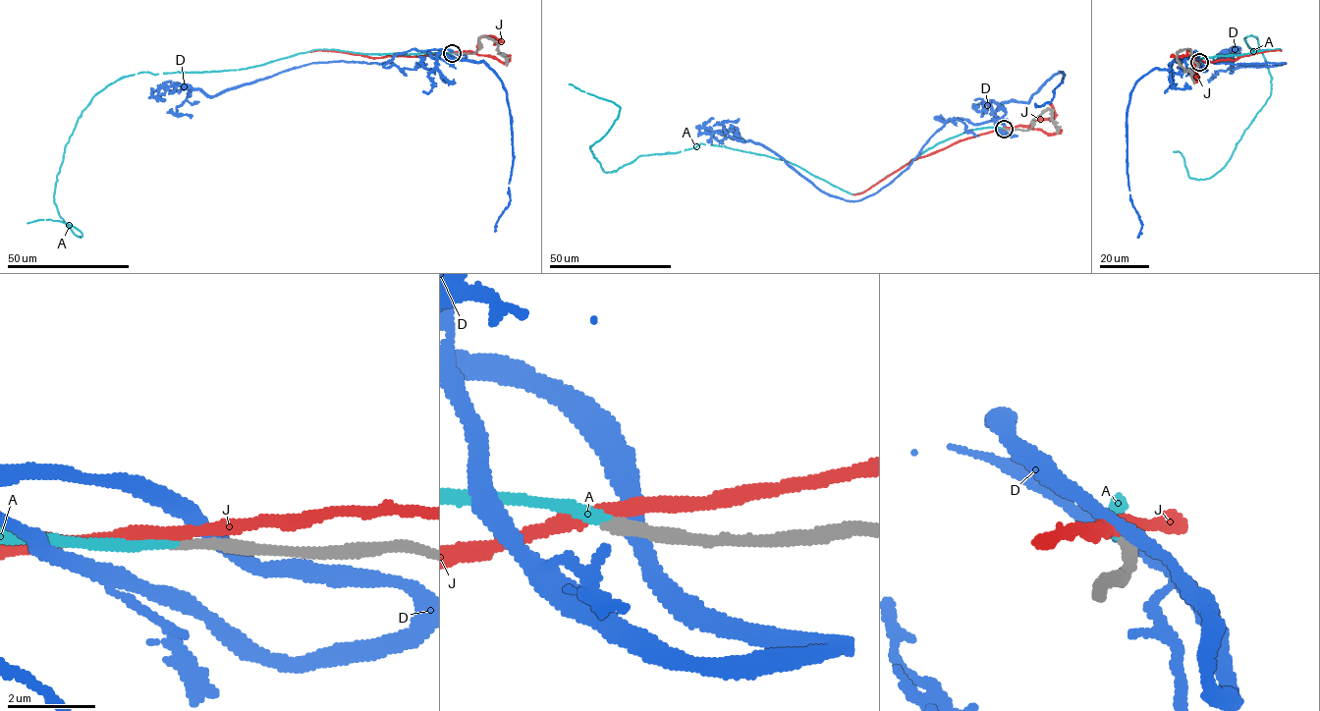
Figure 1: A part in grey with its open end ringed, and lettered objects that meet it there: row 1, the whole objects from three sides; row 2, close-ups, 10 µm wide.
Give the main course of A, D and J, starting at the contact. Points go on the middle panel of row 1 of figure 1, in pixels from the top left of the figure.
A: (1004, 129), (939, 141), (857, 193), (785, 160), (700, 143), (606, 173), (590, 147), (620, 107), (569, 84)
D: (1006, 129), (935, 118), (944, 125), (906, 170), (849, 201), (734, 131), (704, 126), (713, 118)
J: (1004, 129), (962, 139), (911, 159), (864, 191), (853, 193)

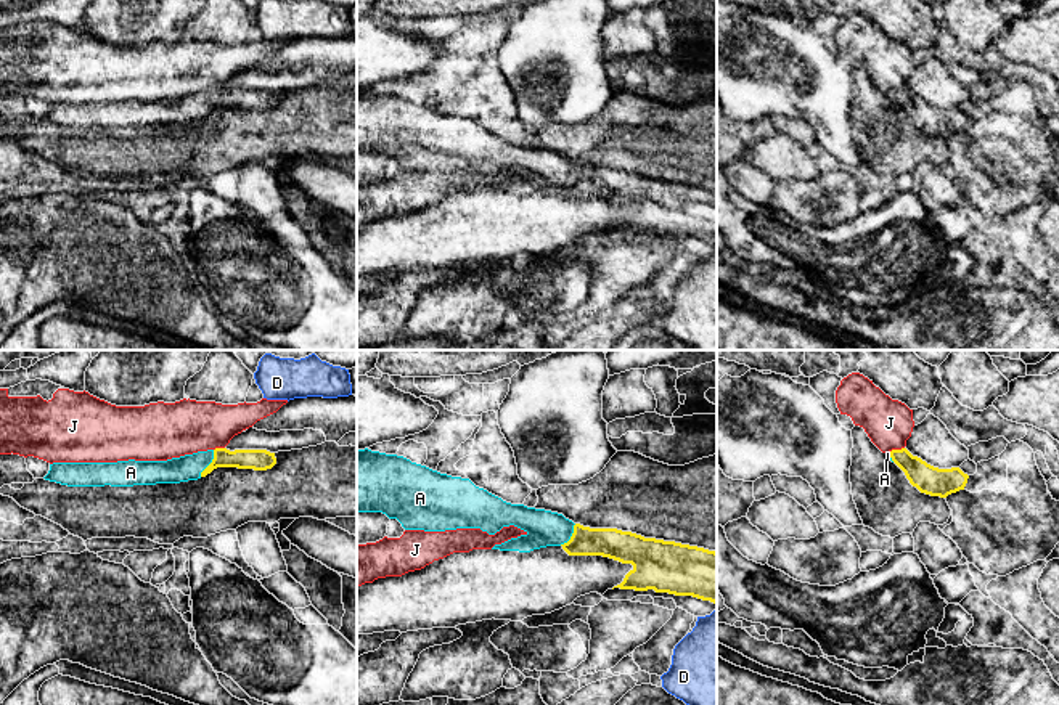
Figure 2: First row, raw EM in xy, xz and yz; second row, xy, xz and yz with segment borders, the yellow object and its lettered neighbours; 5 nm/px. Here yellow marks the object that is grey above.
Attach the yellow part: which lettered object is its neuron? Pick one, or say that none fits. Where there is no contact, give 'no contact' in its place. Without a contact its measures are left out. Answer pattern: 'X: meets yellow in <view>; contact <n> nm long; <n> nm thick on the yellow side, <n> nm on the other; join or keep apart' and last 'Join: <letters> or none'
A: meets yellow in xy; contact 150 nm long; 110 nm thick on the yellow side, 130 nm on the other; join
D: no contact; keep apart
J: meets yellow in yz; contact 90 nm long; 140 nm thick on the yellow side, 240 nm on the other; keep apart
Join: A

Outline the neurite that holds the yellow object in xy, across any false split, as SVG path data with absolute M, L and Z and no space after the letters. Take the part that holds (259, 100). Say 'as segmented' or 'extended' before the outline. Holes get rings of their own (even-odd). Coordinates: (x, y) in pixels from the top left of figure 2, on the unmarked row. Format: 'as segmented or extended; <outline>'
extended; M215 88L167 101L53 103L43 119L67 127L133 127L198 120L217 108L267 111L275 104L267 90Z

